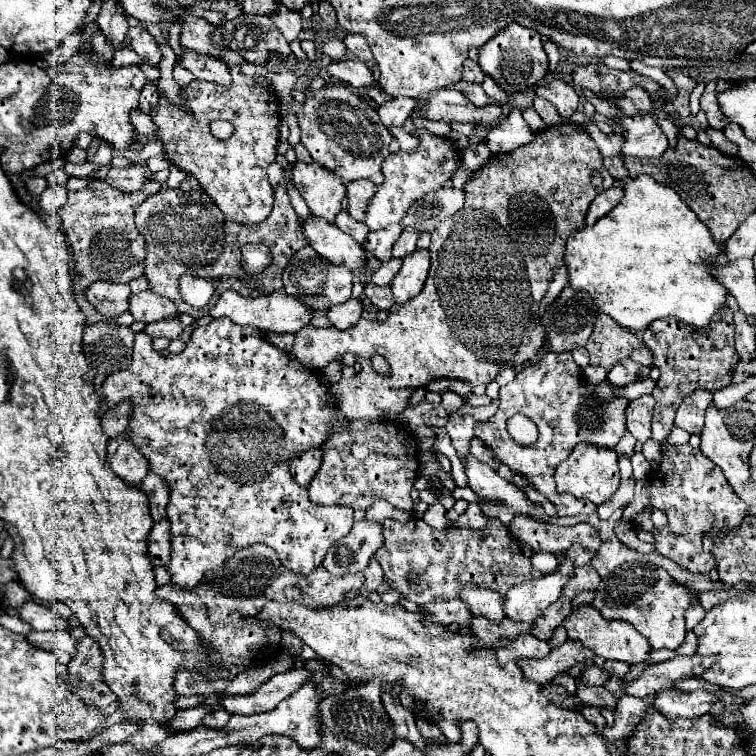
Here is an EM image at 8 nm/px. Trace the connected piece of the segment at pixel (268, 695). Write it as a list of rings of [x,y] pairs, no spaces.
[[[287,670],[281,674],[275,674],[271,680],[267,680],[257,692],[247,696],[223,696],[223,708],[229,714],[259,714],[273,710],[281,700],[289,698],[295,690],[299,690],[305,682],[311,682],[315,678],[315,672],[311,670]]]

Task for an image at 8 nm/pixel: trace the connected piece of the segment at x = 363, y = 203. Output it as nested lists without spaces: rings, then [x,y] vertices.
[[[349,182],[347,184],[347,200],[349,200],[349,214],[363,222],[365,220],[365,208],[369,204],[369,200],[373,198],[373,194],[377,192],[377,186],[373,186],[373,182]]]

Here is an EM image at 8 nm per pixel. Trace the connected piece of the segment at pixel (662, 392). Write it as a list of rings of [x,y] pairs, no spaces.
[[[725,308],[721,320],[713,322],[713,330],[693,332],[685,330],[681,322],[673,322],[673,318],[661,318],[649,326],[643,334],[645,346],[653,354],[653,364],[661,370],[661,376],[655,384],[653,398],[655,398],[655,414],[651,423],[652,439],[665,442],[675,426],[675,412],[683,398],[693,394],[695,390],[715,392],[731,384],[733,366],[737,364],[737,350],[735,350],[735,324],[731,308]]]

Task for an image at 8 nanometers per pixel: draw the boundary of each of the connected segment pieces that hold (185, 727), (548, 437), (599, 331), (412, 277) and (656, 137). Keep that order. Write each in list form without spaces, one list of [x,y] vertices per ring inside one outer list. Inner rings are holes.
[[[197,706],[197,708],[189,708],[189,710],[179,710],[175,714],[175,718],[167,726],[173,732],[191,732],[191,730],[195,730],[201,724],[203,716],[209,714],[209,712],[211,710],[205,708],[205,706]]]
[[[547,350],[545,356],[541,356],[541,360],[521,368],[511,384],[501,387],[499,400],[497,414],[485,424],[476,424],[475,436],[481,438],[485,446],[491,448],[503,464],[507,464],[513,472],[523,474],[535,490],[539,490],[549,502],[553,502],[557,506],[557,516],[597,512],[597,506],[589,500],[577,500],[571,494],[559,494],[555,490],[553,474],[555,468],[581,442],[613,450],[621,440],[621,436],[627,432],[625,410],[629,400],[615,398],[609,382],[601,382],[599,386],[593,384],[587,386],[587,382],[583,380],[583,372],[575,364],[571,352],[551,352],[551,350]],[[515,412],[521,412],[527,418],[531,418],[539,430],[539,438],[529,446],[517,444],[505,428],[507,420]]]
[[[599,314],[593,334],[585,348],[589,350],[591,366],[603,366],[609,370],[613,362],[621,362],[629,358],[631,350],[639,346],[643,346],[643,342],[635,334],[617,326],[607,314]]]
[[[429,248],[417,250],[403,258],[403,266],[399,274],[395,276],[395,280],[391,282],[391,290],[393,290],[397,304],[411,300],[423,290],[423,284],[429,272],[429,260],[431,260]]]
[[[653,114],[619,118],[619,124],[625,128],[625,144],[621,148],[625,156],[659,158],[669,148],[669,142],[657,126]]]

